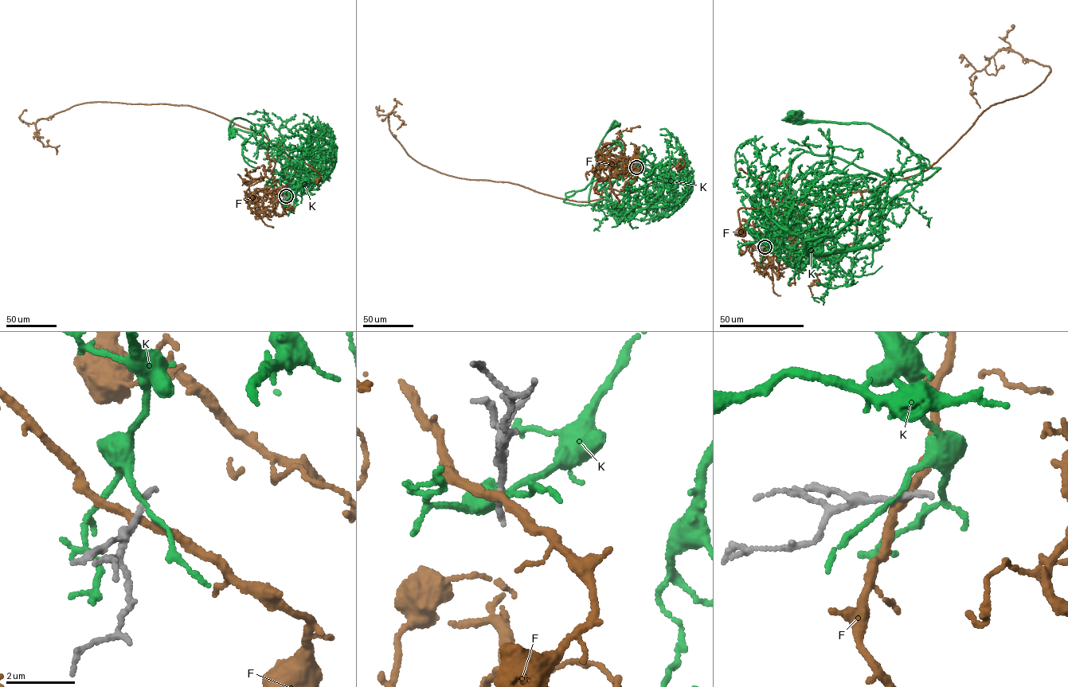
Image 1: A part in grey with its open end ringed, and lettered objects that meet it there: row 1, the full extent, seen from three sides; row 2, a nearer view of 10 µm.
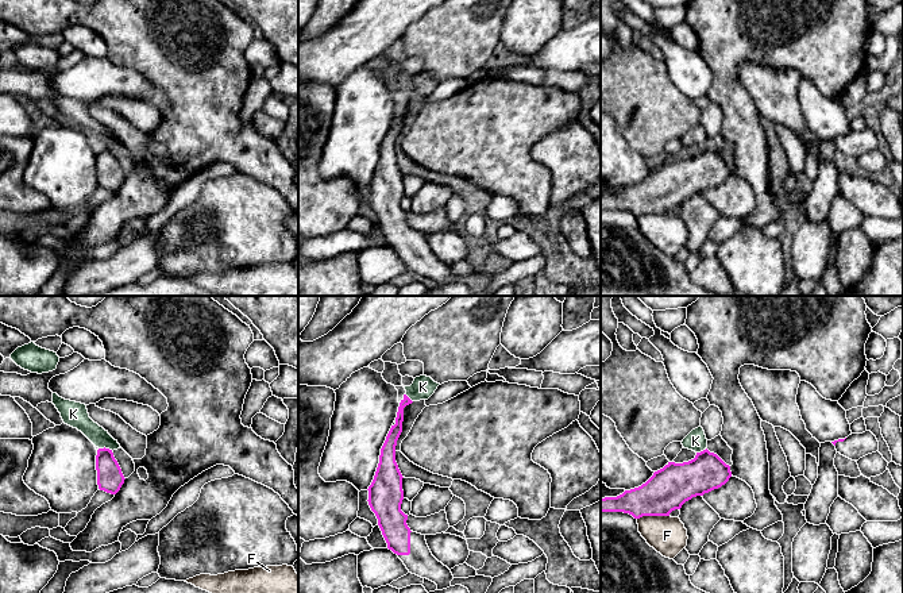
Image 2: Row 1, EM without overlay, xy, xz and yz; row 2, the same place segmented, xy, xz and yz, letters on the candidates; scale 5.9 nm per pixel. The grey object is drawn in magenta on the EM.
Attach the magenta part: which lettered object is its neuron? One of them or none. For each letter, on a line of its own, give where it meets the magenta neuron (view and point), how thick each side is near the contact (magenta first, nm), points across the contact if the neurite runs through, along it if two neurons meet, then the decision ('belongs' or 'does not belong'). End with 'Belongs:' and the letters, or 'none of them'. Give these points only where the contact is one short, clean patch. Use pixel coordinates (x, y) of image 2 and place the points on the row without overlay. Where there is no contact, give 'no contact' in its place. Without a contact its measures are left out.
F: yz (652, 212) | 240/220 nm | along yz (668, 212), (643, 212), (637, 216) | does not belong
K: xy (104, 145) | 160/140 nm | along xy (99, 145), (112, 147) | does not belong
Belongs: none of them

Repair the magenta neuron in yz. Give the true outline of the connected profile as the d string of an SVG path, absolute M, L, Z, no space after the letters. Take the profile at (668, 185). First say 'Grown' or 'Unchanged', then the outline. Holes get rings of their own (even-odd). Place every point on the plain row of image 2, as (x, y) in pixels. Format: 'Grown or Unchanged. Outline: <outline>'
Unchanged. Outline: M706 146L688 159L668 159L638 185L601 196L601 211L624 209L634 216L669 213L692 195L721 185L730 174L730 163Z

